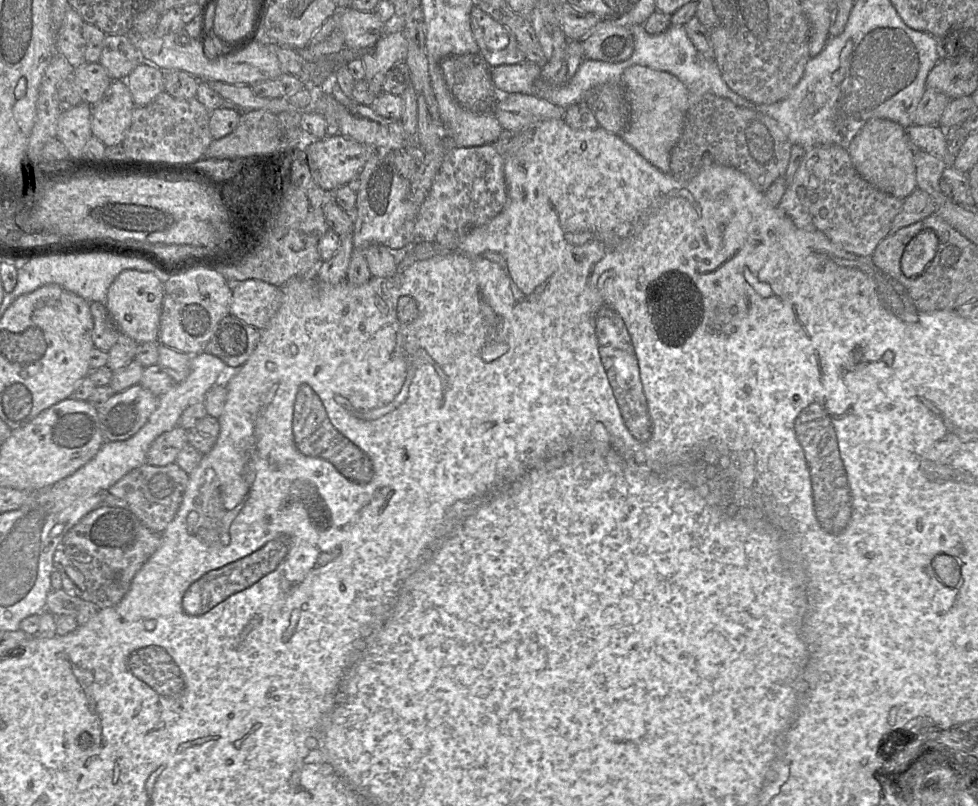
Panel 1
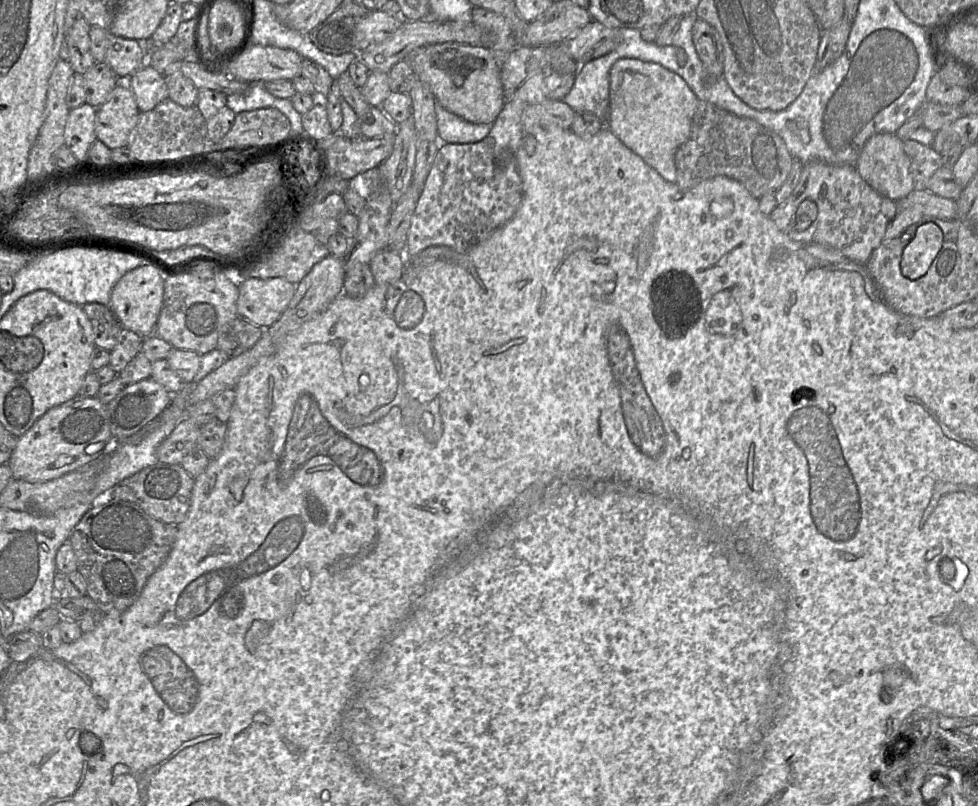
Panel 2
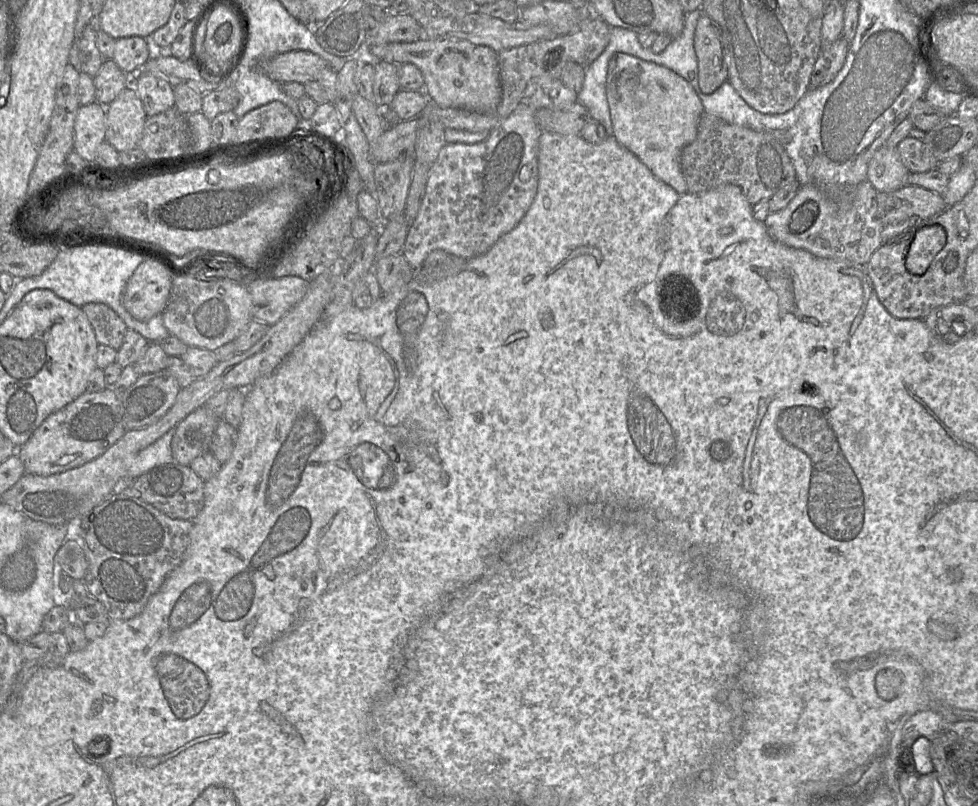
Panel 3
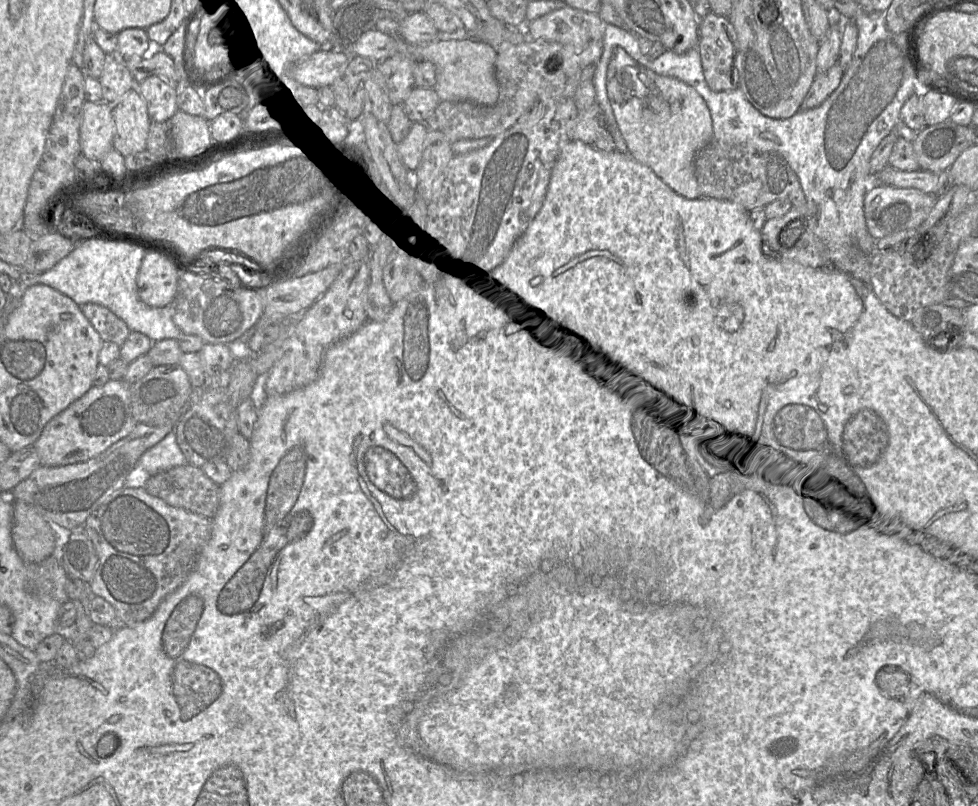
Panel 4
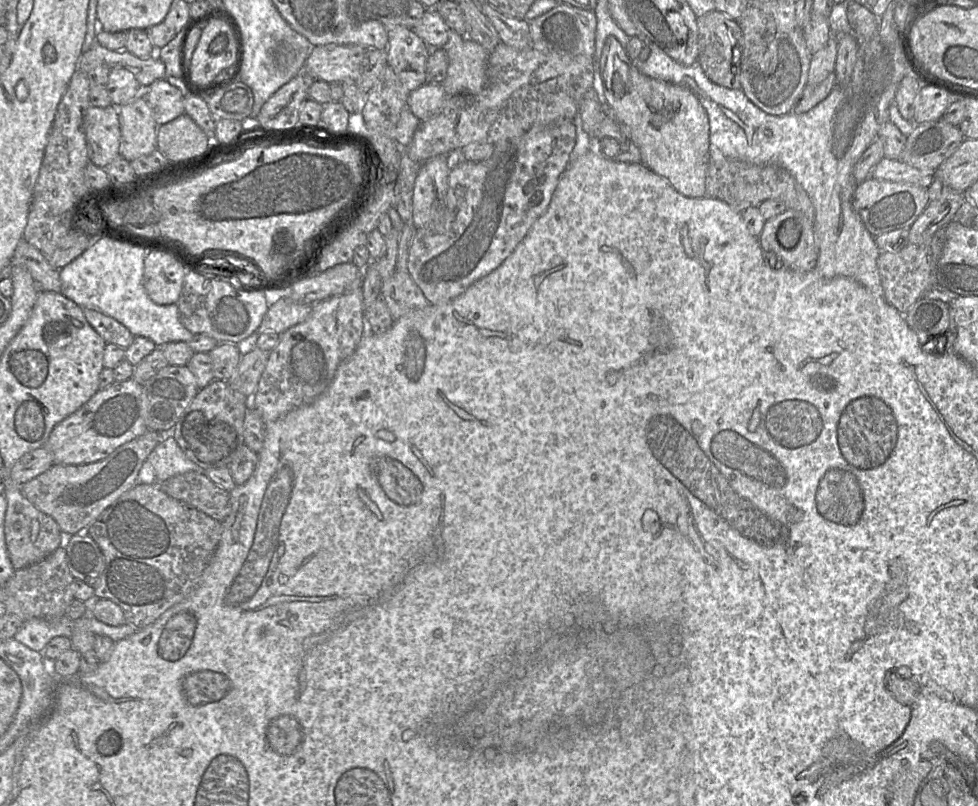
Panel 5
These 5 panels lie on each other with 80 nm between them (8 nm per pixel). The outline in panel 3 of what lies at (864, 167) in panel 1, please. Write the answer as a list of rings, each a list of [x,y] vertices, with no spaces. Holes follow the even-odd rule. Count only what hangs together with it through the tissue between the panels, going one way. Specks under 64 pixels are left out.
[[[884,145],[868,164],[867,180],[877,192],[893,192],[908,185],[909,174],[897,148]]]

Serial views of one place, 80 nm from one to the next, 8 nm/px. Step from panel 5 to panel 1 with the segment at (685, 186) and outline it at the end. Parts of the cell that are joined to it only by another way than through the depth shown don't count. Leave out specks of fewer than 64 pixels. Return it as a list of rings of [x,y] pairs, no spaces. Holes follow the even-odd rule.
[[[641,65],[627,68],[621,84],[630,107],[629,123],[621,138],[661,172],[670,173],[670,152],[684,128],[689,90],[676,76]]]

